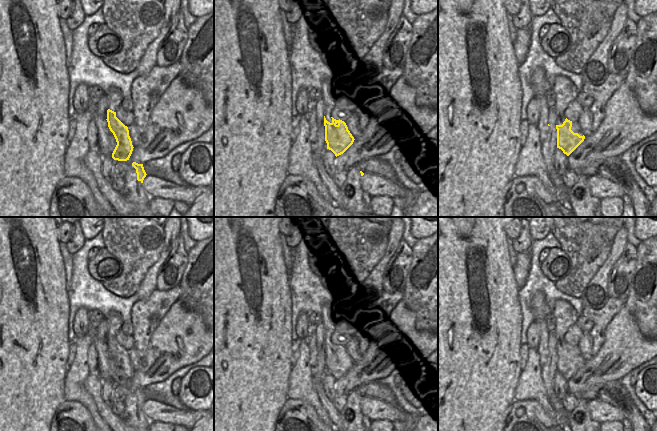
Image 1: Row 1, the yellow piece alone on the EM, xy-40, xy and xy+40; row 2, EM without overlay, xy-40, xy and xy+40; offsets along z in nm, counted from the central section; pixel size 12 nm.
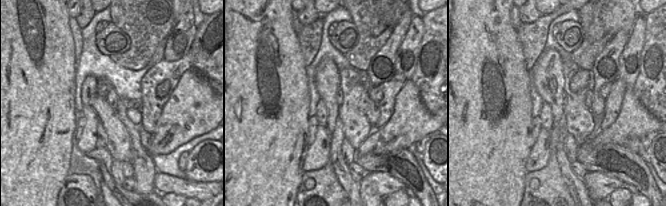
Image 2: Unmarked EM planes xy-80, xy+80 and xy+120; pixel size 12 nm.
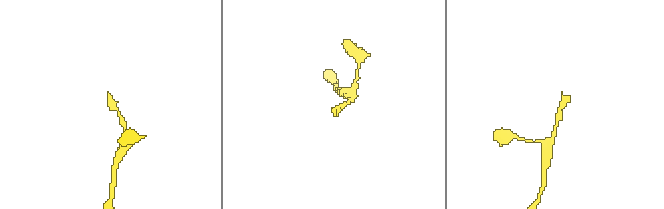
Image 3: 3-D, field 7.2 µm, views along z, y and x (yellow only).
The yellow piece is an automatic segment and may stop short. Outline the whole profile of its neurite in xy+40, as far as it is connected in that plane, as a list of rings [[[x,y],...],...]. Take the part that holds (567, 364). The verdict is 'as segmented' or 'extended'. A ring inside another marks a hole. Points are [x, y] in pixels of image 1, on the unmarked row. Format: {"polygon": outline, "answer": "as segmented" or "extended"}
{"polygon": [[[567,342],[562,349],[556,349],[557,353],[557,372],[561,373],[564,378],[569,380],[585,363],[571,354],[572,345]]], "answer": "as segmented"}

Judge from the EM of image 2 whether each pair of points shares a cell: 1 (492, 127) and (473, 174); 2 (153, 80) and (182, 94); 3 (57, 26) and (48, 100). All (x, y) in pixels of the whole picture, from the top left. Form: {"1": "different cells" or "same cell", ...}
{"1": "same cell", "2": "different cells", "3": "same cell"}

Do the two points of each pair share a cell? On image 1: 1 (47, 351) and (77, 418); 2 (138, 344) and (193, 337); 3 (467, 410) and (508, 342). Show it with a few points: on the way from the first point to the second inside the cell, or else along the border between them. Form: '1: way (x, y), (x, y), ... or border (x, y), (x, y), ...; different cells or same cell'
1: border (64, 399), (57, 407), (51, 420); different cells
2: border (159, 322), (151, 337), (148, 348), (141, 358); different cells
3: way (467, 393), (467, 386), (489, 364), (491, 359); same cell

